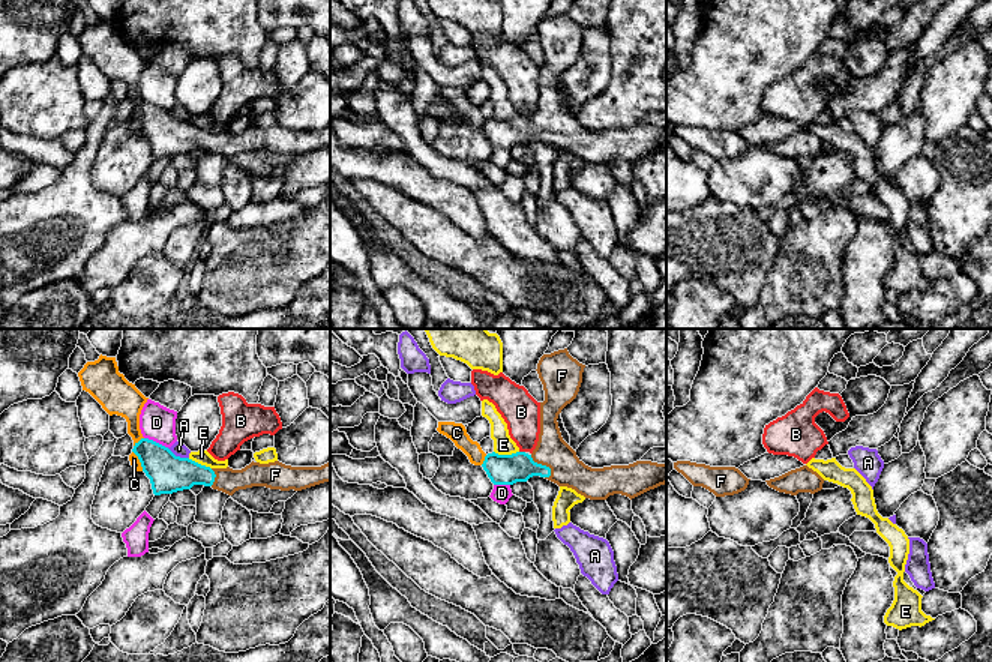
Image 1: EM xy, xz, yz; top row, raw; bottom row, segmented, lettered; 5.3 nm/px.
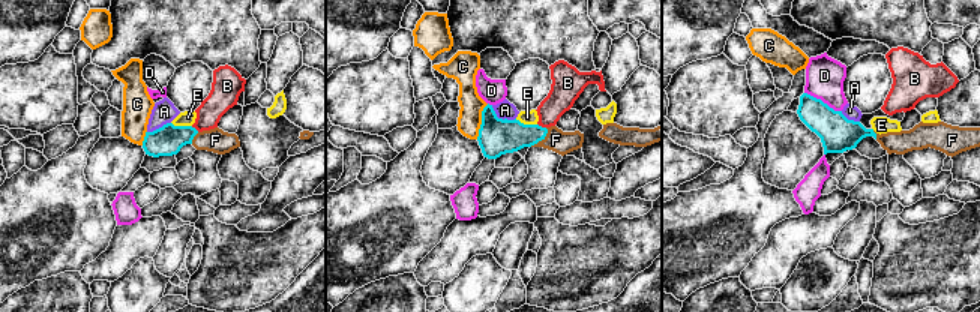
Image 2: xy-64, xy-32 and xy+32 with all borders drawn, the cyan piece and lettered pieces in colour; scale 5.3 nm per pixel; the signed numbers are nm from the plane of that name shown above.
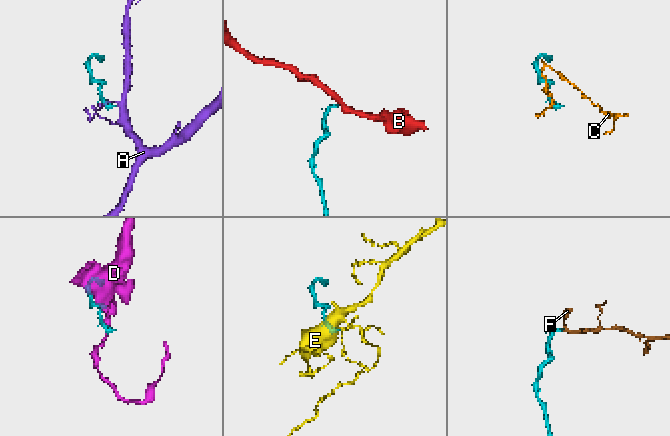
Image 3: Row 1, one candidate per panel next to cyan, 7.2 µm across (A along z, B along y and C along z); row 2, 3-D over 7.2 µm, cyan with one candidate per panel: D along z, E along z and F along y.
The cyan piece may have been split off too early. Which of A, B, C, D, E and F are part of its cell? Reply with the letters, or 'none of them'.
F

